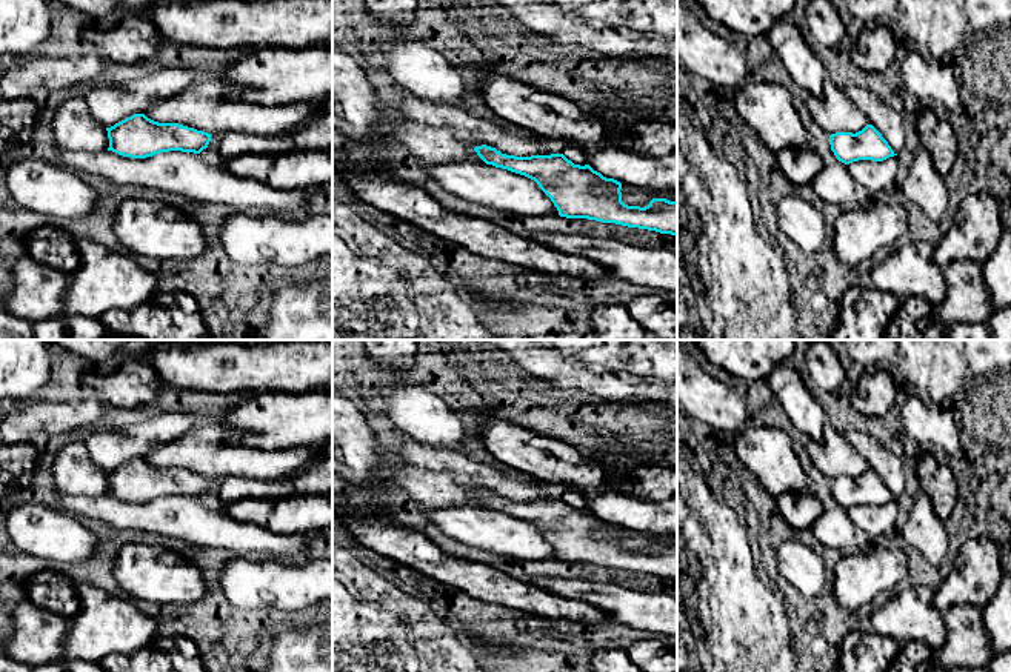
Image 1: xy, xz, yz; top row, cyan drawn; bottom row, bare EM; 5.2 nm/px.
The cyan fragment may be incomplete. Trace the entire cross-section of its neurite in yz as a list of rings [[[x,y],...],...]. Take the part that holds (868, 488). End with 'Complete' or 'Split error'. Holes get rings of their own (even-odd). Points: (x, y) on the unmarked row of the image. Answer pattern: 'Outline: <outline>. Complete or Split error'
Outline: [[[866,469],[856,478],[831,478],[829,489],[836,503],[845,509],[859,504],[883,506],[889,501],[897,500],[873,469]]]. Complete

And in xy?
Outline: [[[134,458],[106,475],[108,495],[131,503],[146,503],[169,495],[200,498],[211,486],[208,477],[179,467],[158,467],[145,458]]]. Complete

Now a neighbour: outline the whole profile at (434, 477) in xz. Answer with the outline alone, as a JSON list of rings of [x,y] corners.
[[[405,435],[397,452],[388,452],[389,481],[426,507],[480,506],[475,491],[491,491],[506,500],[551,500],[539,483],[528,483],[472,460],[459,451],[439,449]]]

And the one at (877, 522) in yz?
[[[897,500],[889,501],[883,506],[859,504],[846,509],[849,520],[869,538],[883,537],[885,540],[893,538],[896,532],[896,518],[899,515]]]

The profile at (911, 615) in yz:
[[[917,586],[896,594],[880,609],[866,610],[863,626],[900,646],[920,641],[937,650],[945,643],[946,626],[943,612],[934,604],[936,592],[936,587]]]

